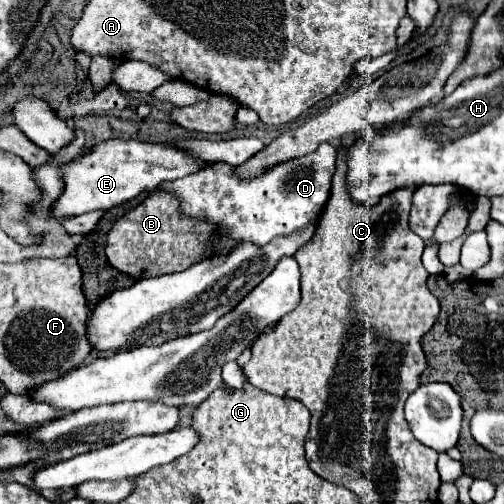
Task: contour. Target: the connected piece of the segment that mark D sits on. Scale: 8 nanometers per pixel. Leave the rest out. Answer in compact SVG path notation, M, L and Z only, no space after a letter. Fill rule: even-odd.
M320 144L316 152L286 160L286 164L276 164L276 168L266 168L256 178L240 178L236 166L216 162L202 166L198 172L184 178L164 182L158 190L174 194L180 200L184 216L204 220L216 228L226 228L226 236L236 242L264 246L276 236L290 236L292 232L302 232L308 224L318 222L330 198L334 162L336 148L332 144ZM274 176L278 184L274 184Z

